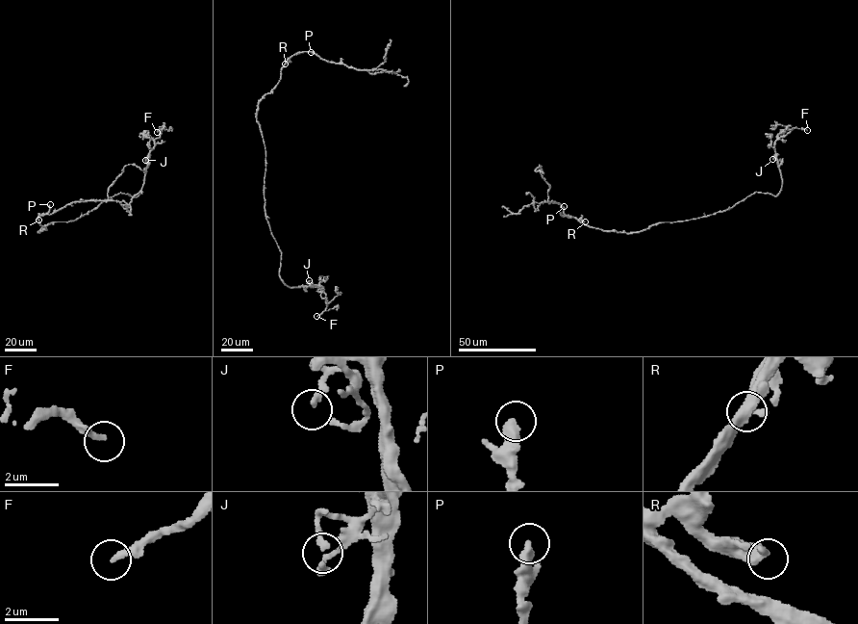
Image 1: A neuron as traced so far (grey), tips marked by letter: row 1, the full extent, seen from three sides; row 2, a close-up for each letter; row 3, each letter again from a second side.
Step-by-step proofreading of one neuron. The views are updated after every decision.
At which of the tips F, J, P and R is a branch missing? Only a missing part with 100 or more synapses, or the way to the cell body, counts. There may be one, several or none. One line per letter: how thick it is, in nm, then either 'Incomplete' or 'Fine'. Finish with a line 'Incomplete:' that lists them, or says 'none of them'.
F: Thickness 240 nm. Incomplete
J: Thickness 220 nm. Fine
P: Thickness 380 nm. Fine
R: Thickness 440 nm. Fine
Incomplete: F

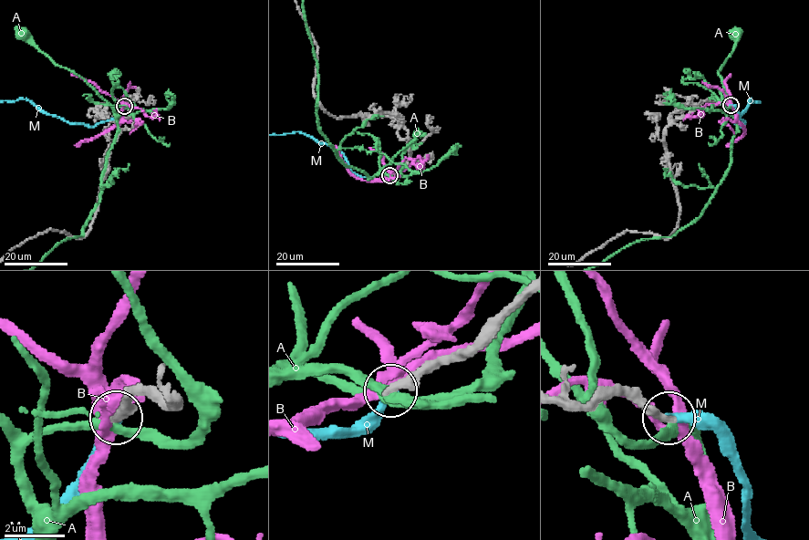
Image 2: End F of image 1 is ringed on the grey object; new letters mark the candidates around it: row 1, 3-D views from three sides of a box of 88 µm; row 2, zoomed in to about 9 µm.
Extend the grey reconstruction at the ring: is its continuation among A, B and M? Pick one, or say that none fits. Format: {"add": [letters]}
{"add": ["M"]}

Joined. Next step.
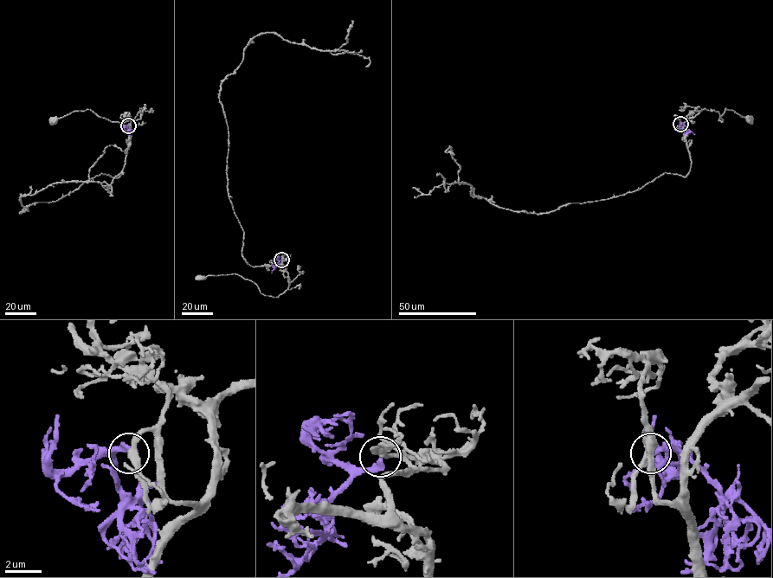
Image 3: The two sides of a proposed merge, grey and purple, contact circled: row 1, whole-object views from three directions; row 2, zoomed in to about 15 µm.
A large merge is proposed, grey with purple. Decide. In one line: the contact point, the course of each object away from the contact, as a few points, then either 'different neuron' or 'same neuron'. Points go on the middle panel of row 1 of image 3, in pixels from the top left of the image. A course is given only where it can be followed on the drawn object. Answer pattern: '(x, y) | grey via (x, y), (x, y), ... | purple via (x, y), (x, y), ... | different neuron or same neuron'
(281, 260) | grey via (281, 260), (289, 283), (277, 297), (264, 295), (254, 282), (235, 273), (200, 277) | purple via (281, 260), (271, 272) | different neuron

